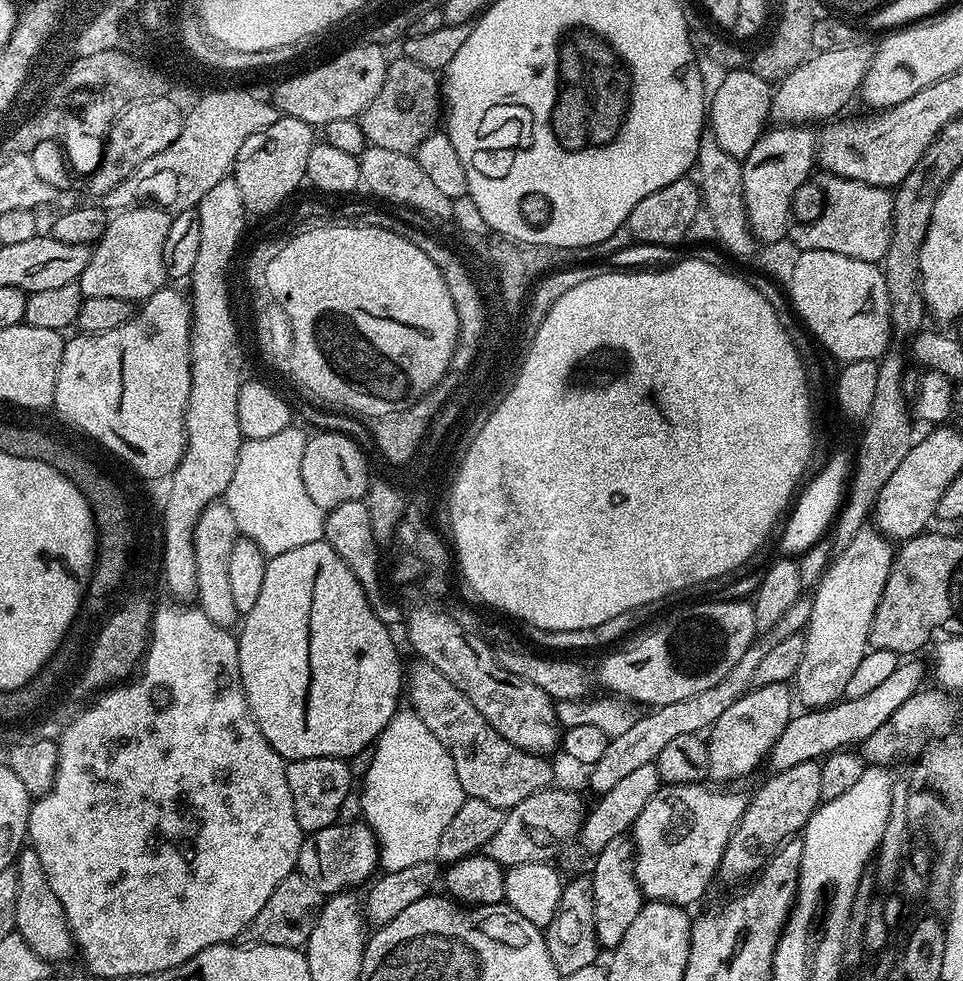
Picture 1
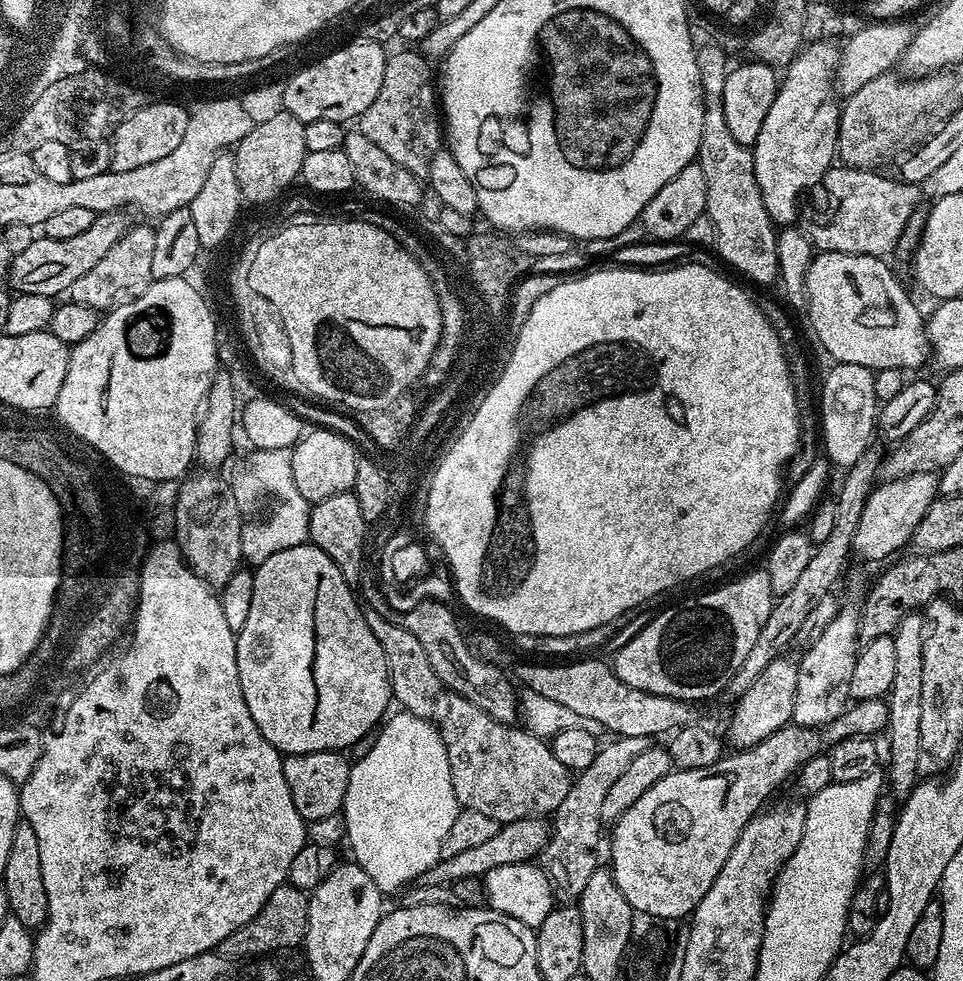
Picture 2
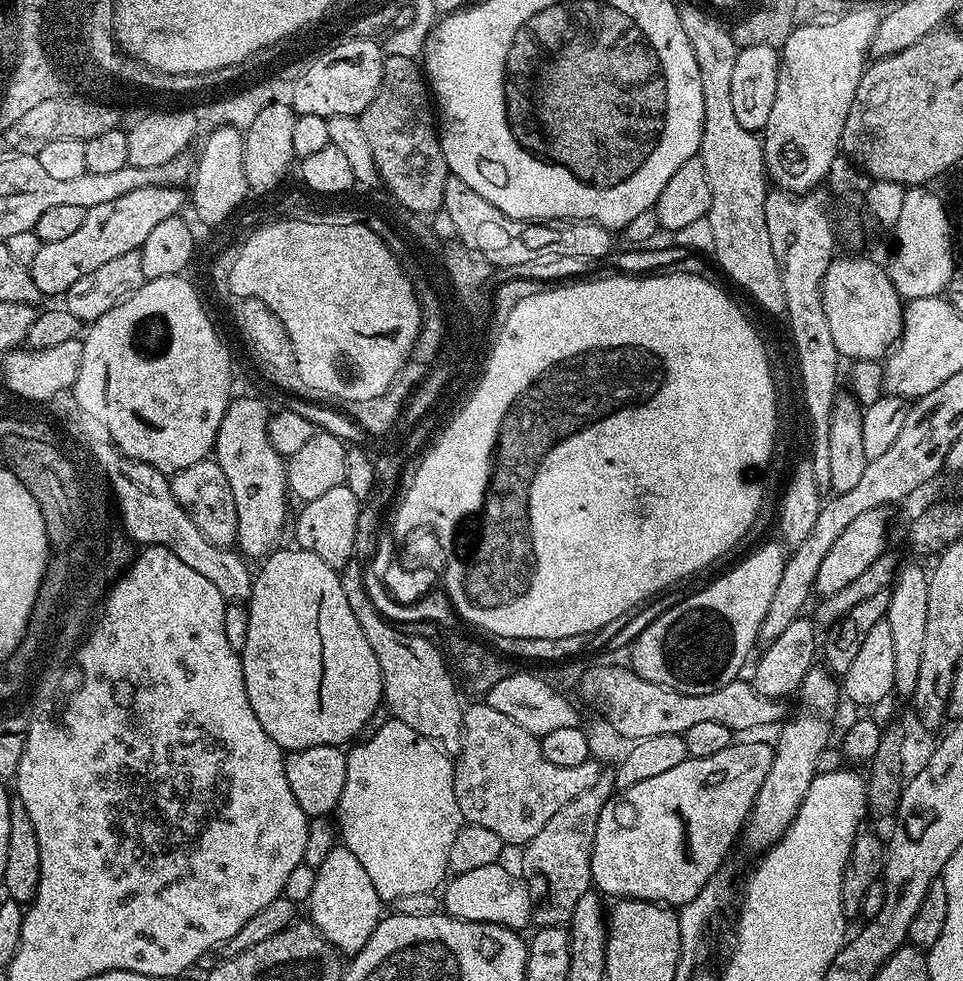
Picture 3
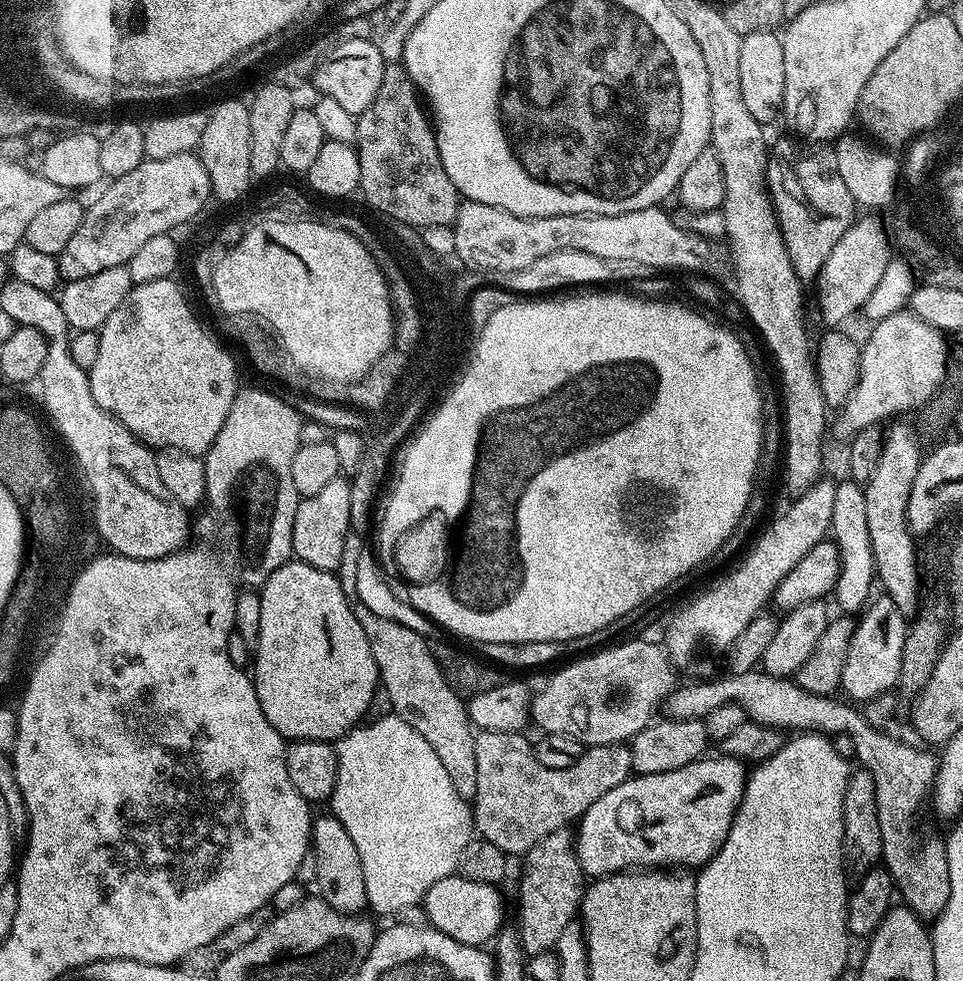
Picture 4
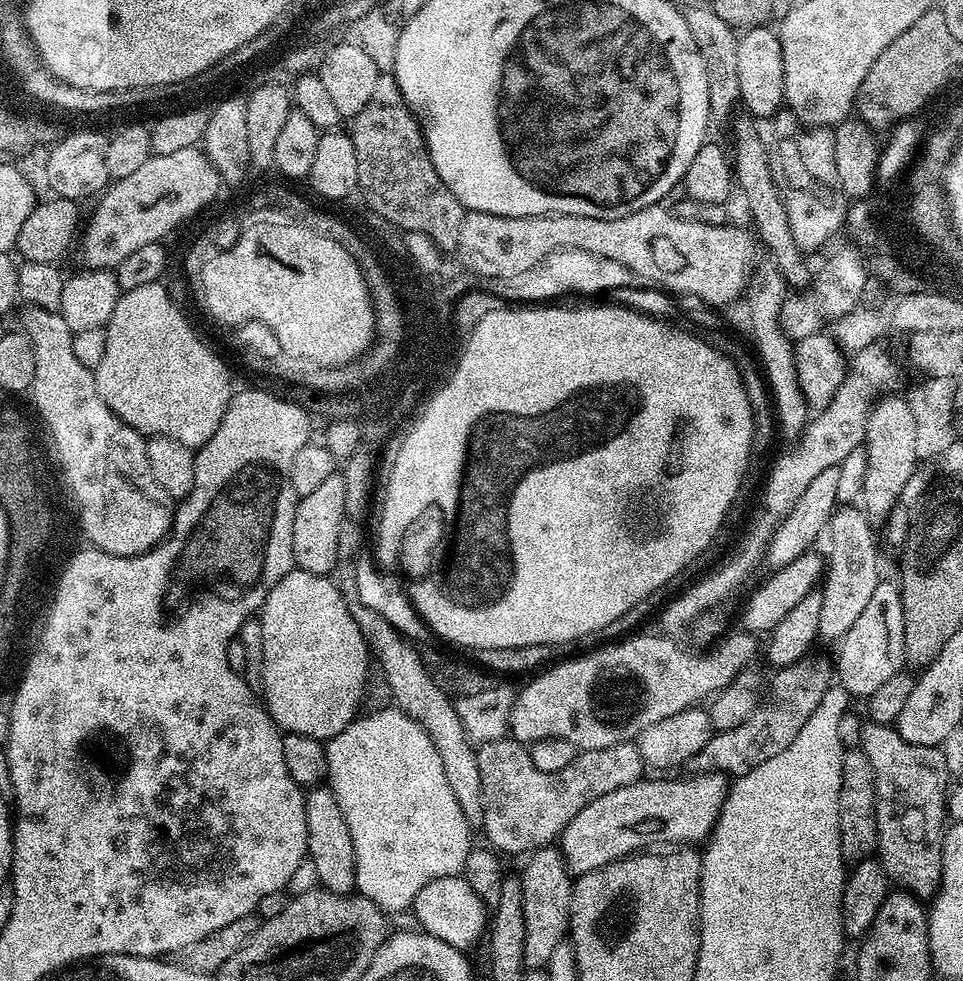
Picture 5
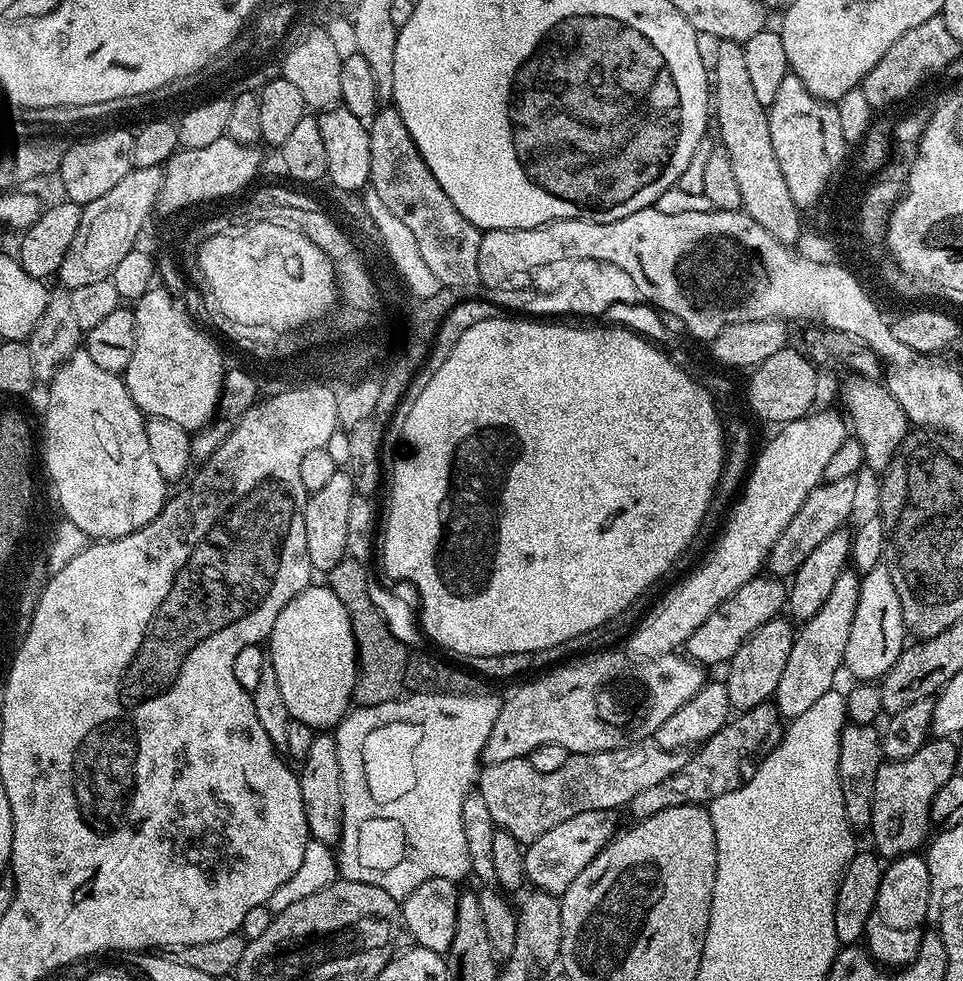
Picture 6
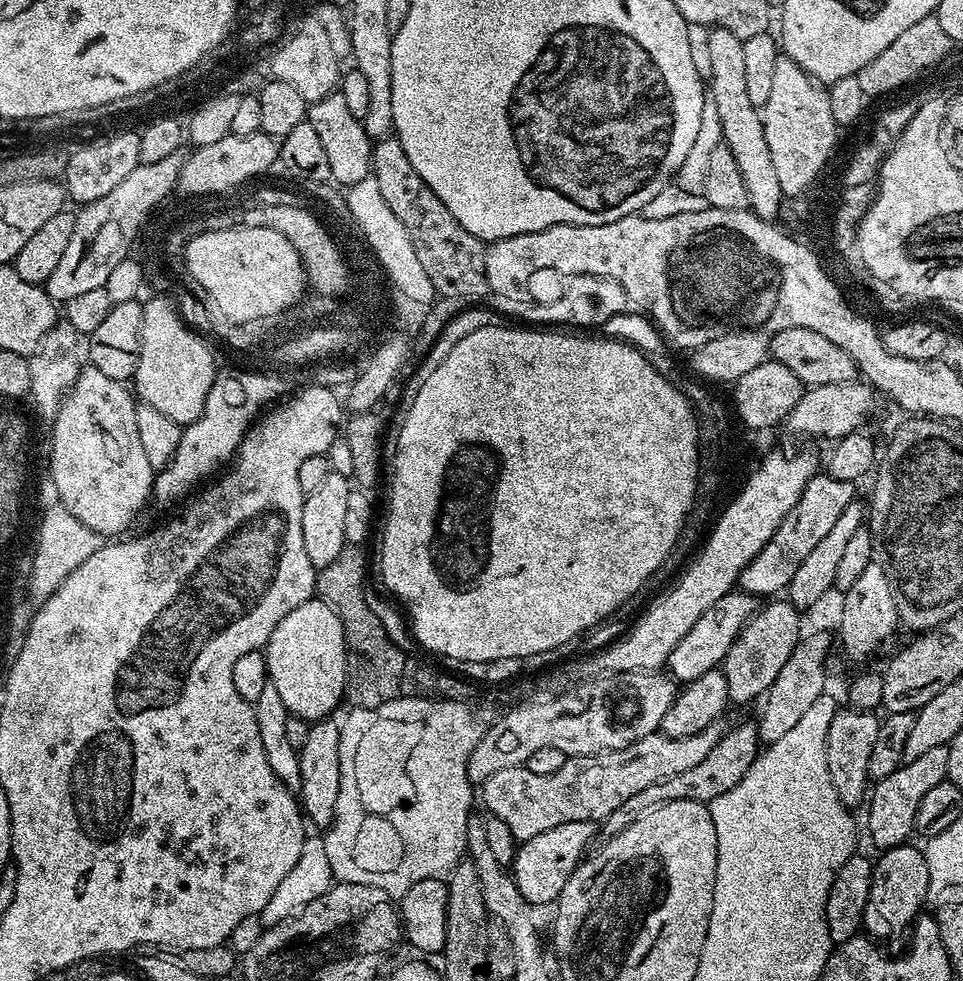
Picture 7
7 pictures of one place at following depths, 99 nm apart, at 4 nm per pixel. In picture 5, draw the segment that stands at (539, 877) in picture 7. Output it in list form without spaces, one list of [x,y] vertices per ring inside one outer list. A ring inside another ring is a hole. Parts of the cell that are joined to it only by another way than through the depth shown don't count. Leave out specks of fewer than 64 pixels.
[[[701,773],[689,777],[690,780],[648,779],[642,778],[636,784],[619,788],[610,794],[602,794],[602,798],[590,802],[590,806],[586,806],[586,810],[581,810],[574,817],[574,822],[570,822],[570,826],[566,826],[566,830],[560,833],[558,851],[569,873],[593,872],[610,862],[621,860],[624,856],[647,849],[649,846],[676,846],[681,842],[696,842],[692,840],[700,839],[703,841],[711,837],[730,787],[729,779],[723,773]]]

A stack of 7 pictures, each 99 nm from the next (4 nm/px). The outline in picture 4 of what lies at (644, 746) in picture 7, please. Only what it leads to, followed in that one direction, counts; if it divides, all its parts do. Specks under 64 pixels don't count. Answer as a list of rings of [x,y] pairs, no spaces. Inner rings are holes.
[[[485,731],[475,733],[474,762],[477,766],[476,790],[470,800],[474,828],[483,839],[494,842],[498,850],[505,854],[520,852],[527,854],[546,834],[577,821],[584,815],[606,790],[614,790],[614,786],[629,779],[632,754],[624,746],[588,746],[574,762],[574,766],[566,766],[566,770],[550,770],[550,766],[542,766],[538,762],[535,747],[519,731]]]

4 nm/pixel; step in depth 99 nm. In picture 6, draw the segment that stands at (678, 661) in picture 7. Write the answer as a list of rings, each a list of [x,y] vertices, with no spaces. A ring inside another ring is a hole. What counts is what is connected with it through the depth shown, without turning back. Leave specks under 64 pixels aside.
[[[772,574],[756,576],[729,600],[722,602],[722,606],[718,606],[718,610],[714,610],[714,614],[710,614],[710,618],[706,618],[706,622],[702,622],[694,634],[690,634],[686,645],[687,653],[701,661],[731,661],[745,640],[749,640],[764,624],[777,619],[785,611],[787,598],[788,589],[783,579]]]

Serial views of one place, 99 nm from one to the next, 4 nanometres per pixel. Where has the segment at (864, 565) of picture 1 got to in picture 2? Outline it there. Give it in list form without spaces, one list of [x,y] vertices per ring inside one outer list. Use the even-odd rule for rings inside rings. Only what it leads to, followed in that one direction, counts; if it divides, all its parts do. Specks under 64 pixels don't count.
[[[848,606],[841,607],[840,613],[830,622],[830,626],[826,626],[822,638],[818,638],[818,642],[814,642],[803,653],[804,657],[799,657],[796,669],[798,670],[798,690],[794,694],[794,710],[792,711],[791,723],[799,724],[801,728],[818,728],[821,729],[825,724],[839,718],[844,713],[844,709],[850,704],[850,674],[854,674],[854,662],[856,661],[856,654],[858,651],[858,633],[860,631],[860,617],[855,607],[848,608]]]

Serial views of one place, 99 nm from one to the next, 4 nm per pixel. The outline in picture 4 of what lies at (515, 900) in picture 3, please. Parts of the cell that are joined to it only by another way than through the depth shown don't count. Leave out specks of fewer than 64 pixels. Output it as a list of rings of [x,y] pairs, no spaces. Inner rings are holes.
[[[453,874],[430,886],[422,901],[422,909],[428,915],[427,923],[440,932],[465,942],[484,942],[480,940],[492,940],[504,928],[504,900],[500,890],[497,885]]]

